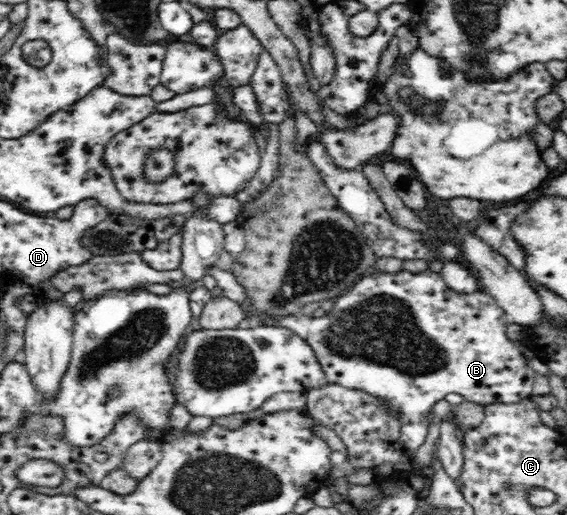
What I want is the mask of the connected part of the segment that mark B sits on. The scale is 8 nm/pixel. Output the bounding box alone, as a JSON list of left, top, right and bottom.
[208,266,535,453]

